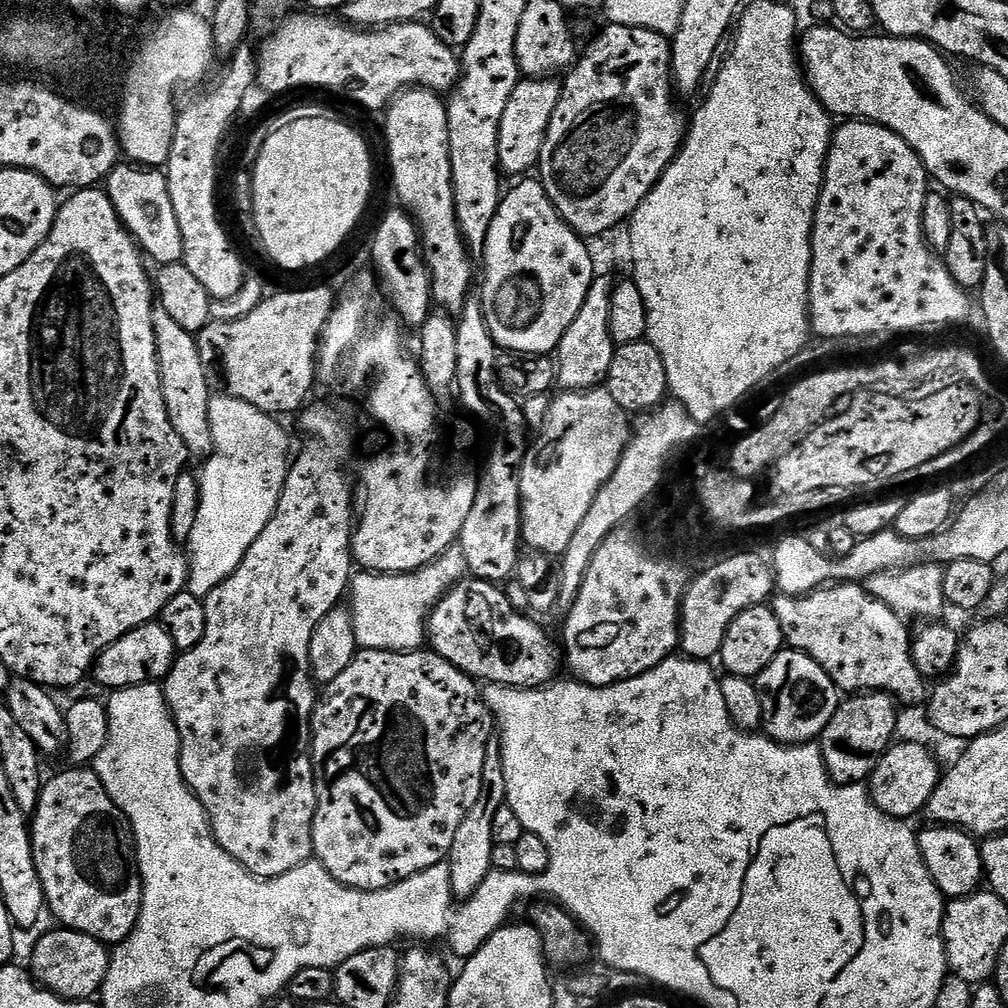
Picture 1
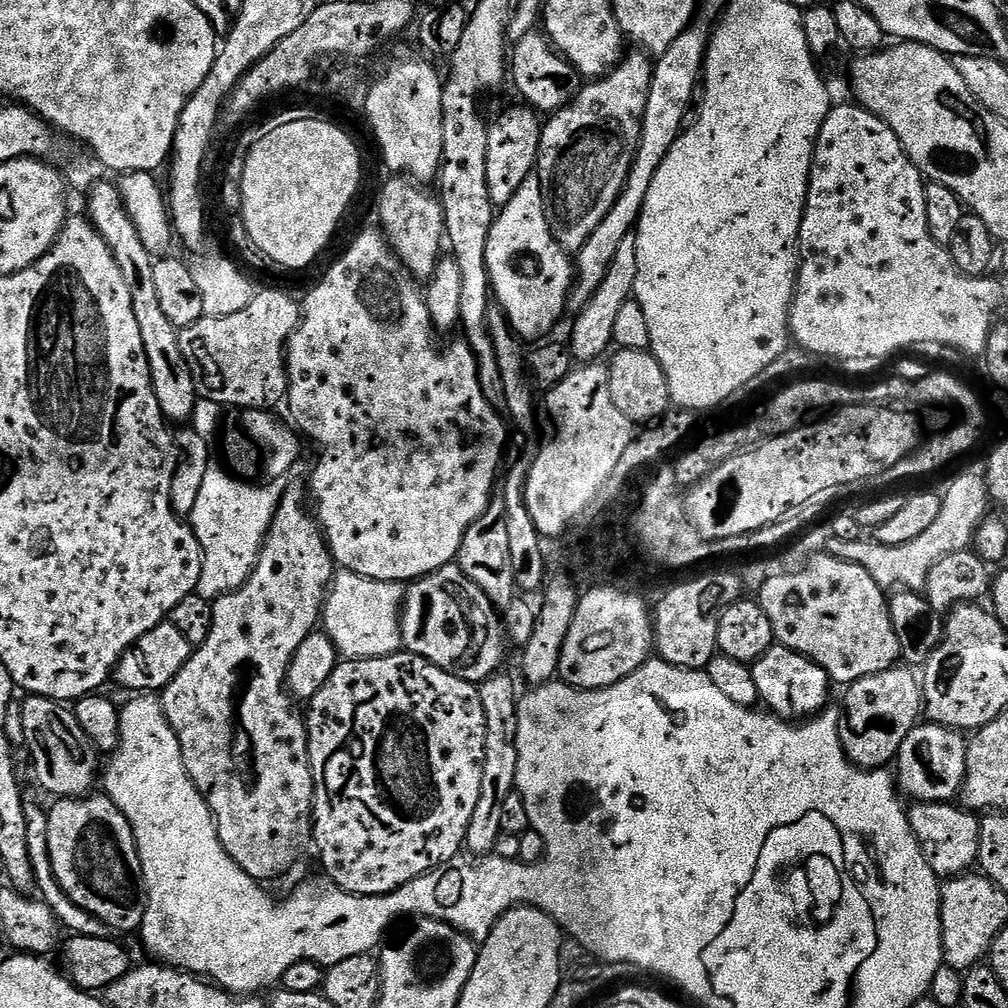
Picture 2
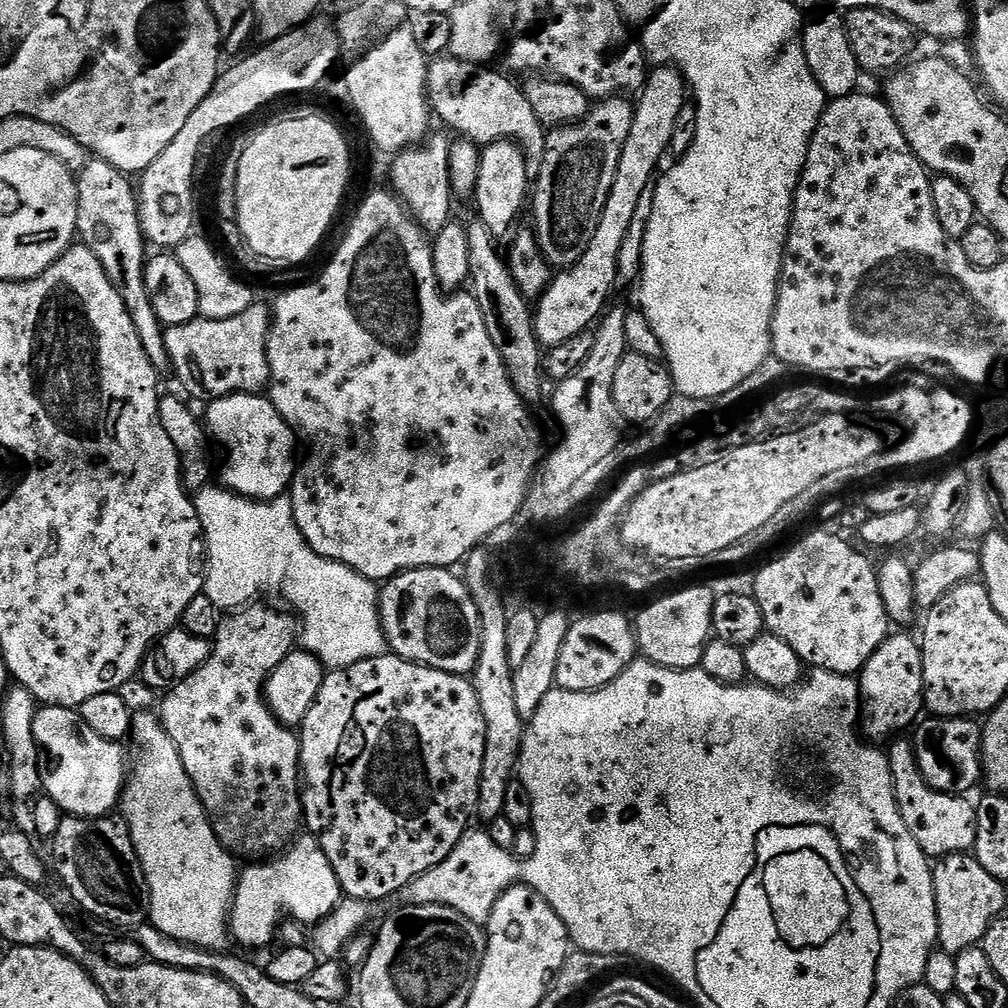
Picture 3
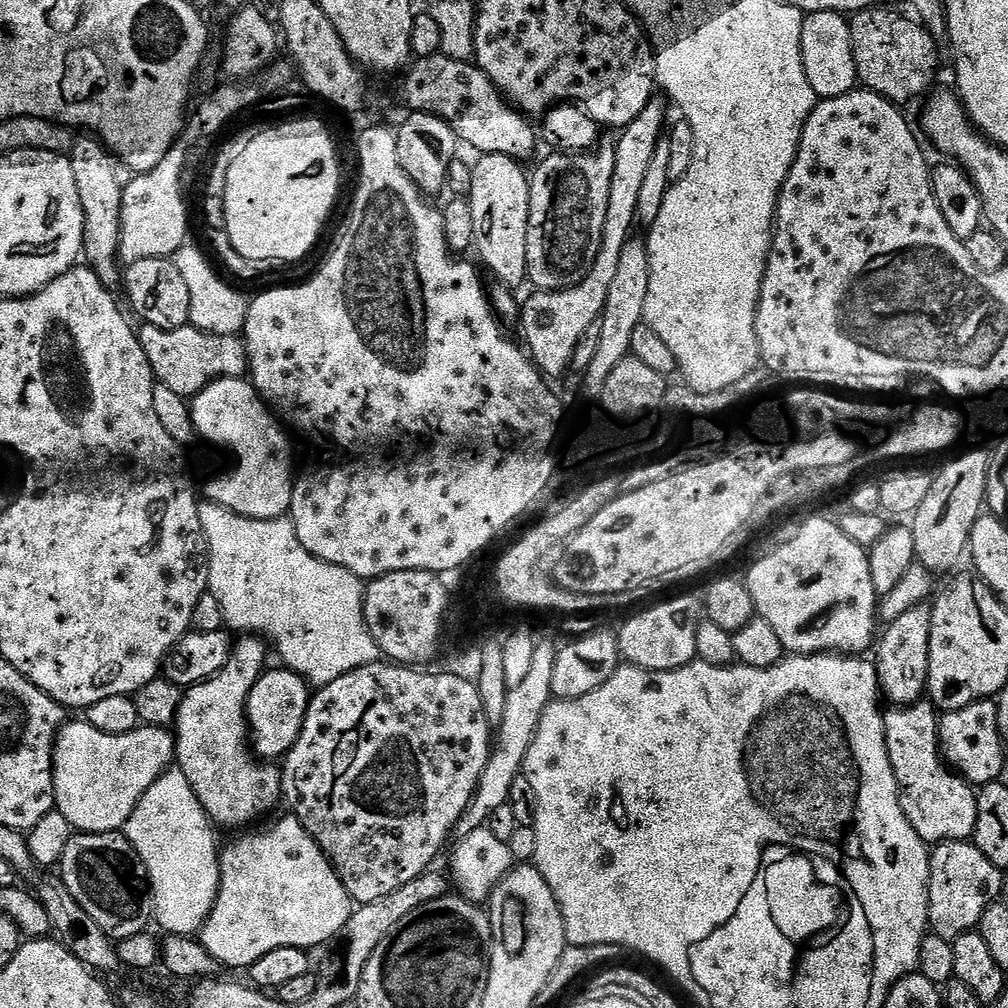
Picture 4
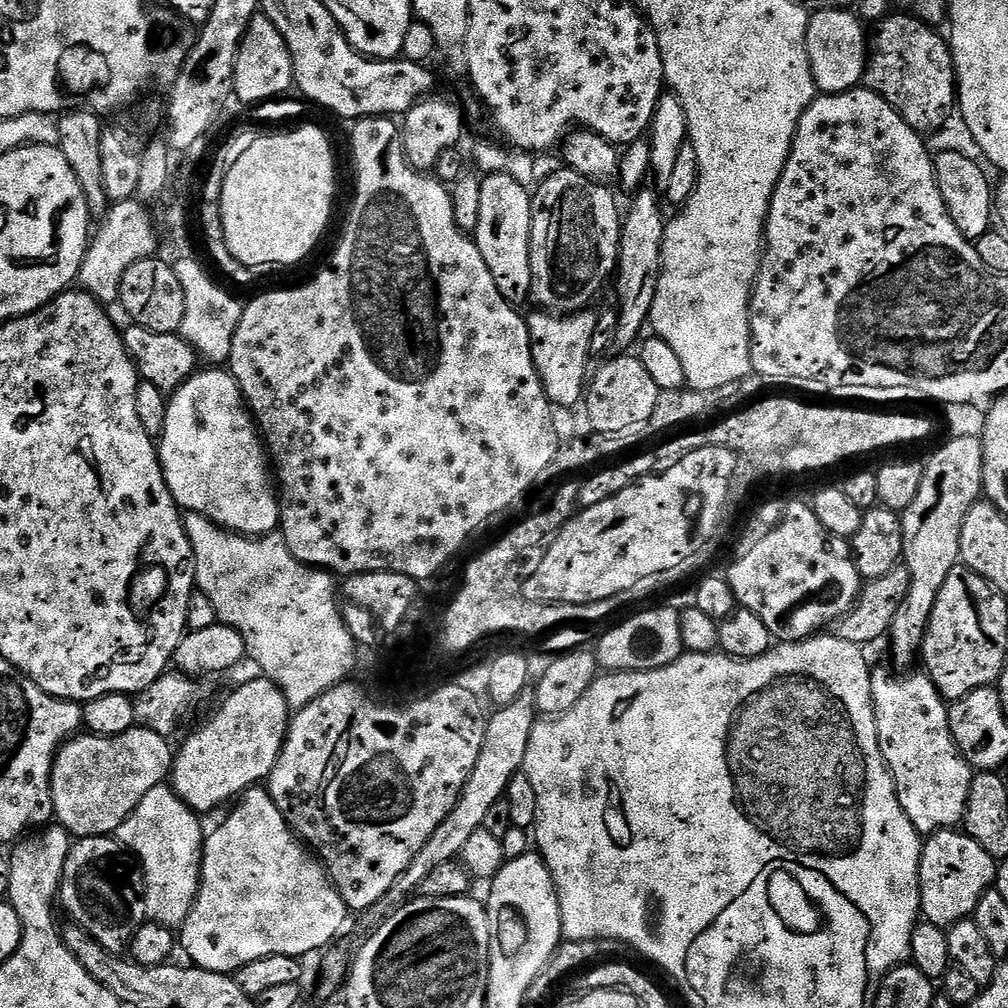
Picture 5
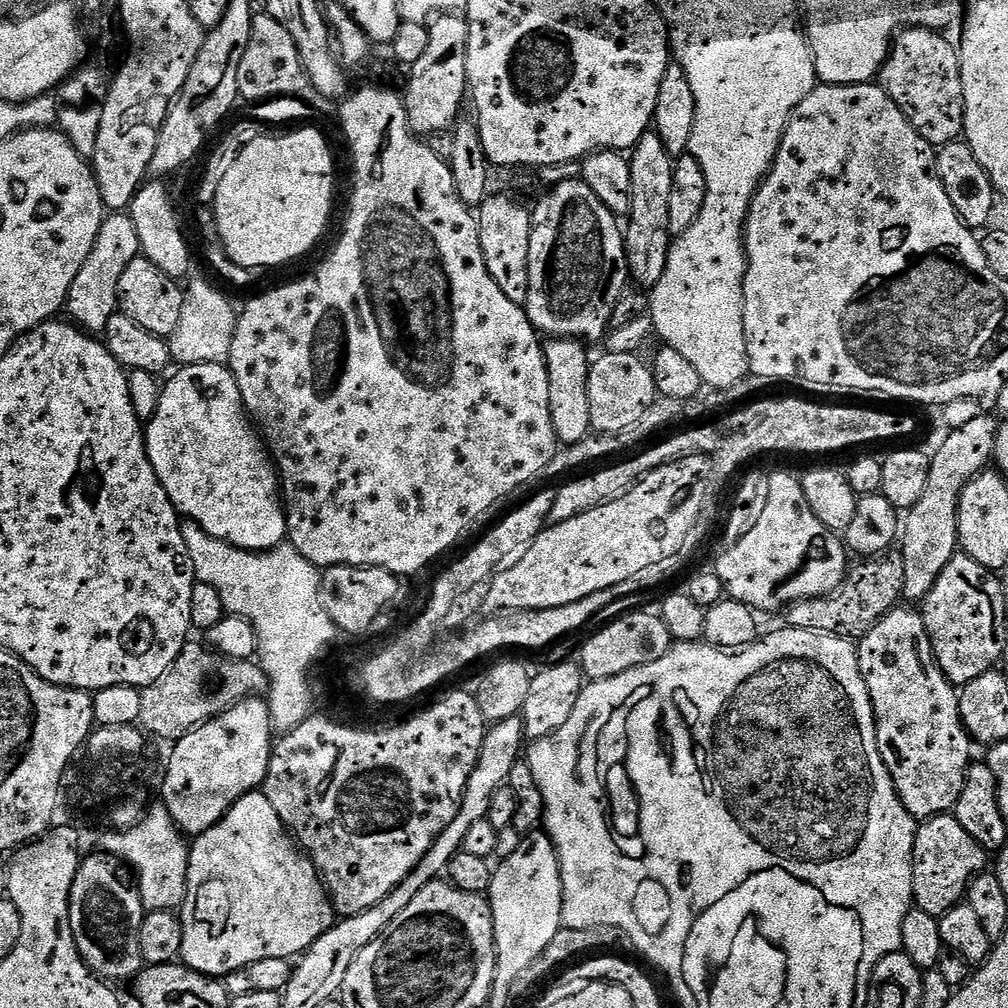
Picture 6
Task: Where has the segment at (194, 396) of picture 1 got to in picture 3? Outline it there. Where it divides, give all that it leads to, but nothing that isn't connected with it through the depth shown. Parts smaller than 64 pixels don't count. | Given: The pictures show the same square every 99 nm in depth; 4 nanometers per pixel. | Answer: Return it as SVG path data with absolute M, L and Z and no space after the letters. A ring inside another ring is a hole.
M89 159L88 165L76 176L78 190L78 226L76 231L83 247L88 248L102 262L102 270L110 282L122 294L122 302L142 338L142 350L156 367L157 373L172 372L172 359L166 348L165 325L161 324L154 306L150 306L150 294L144 281L146 241L140 229L140 202L137 189L125 173L119 172L110 162ZM84 239L84 240L83 240Z

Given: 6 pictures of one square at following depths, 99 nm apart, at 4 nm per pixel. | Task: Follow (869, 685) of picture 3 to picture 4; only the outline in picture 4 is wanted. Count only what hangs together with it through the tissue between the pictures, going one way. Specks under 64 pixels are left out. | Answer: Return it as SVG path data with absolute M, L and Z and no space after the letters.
M927 603L915 604L903 612L898 618L887 621L888 629L879 637L875 645L874 663L876 665L876 676L880 679L880 691L885 701L889 700L892 706L907 706L915 704L925 695L928 687L928 667L930 666L930 622L932 621L932 609Z

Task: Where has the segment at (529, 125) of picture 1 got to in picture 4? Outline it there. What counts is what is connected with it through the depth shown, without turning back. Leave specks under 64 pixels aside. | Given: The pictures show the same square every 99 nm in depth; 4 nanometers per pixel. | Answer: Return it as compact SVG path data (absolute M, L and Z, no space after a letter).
M502 153L481 155L472 169L473 186L467 197L468 204L474 210L474 248L480 251L485 264L497 276L496 280L509 289L516 290L520 283L528 280L528 255L526 238L528 237L528 219L530 218L530 176L523 172L521 161Z

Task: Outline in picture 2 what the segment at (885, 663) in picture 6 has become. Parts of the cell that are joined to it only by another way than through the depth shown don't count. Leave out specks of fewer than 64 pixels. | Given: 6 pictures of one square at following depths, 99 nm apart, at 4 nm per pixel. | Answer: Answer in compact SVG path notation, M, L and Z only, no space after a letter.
M952 802L943 804L913 803L907 809L908 821L914 838L937 878L963 876L968 868L978 861L978 838L980 837L980 816L977 813Z

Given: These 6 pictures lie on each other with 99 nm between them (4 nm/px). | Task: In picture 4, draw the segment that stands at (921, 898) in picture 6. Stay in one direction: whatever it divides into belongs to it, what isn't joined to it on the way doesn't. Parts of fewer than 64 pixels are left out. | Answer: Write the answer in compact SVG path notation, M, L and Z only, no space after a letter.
M947 840L931 849L928 862L928 922L935 935L954 941L960 935L973 931L979 925L982 914L999 896L1004 888L1005 873L978 850L975 842L966 840Z

